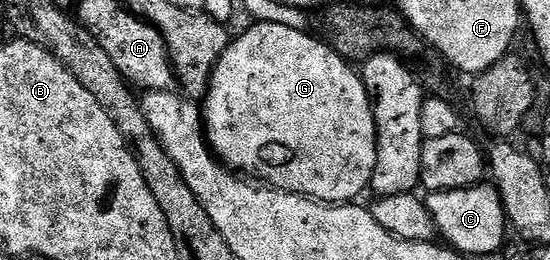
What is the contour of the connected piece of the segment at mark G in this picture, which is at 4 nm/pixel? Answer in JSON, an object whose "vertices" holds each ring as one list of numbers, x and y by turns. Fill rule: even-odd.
{"vertices":[[257,21,251,22,249,25,251,27,243,35,235,34,231,38,230,44,224,49,210,78,210,89,204,96,204,130,210,150,231,171,241,173,246,177,253,177,280,191,289,191,291,195,305,195,307,199,316,199,320,203,335,205,346,205,357,200,354,198,362,190,365,192,370,186,370,178,376,169,376,149,378,148,374,106,370,103,370,94,366,91,361,74,347,60,340,58,330,48,329,43,318,37,313,39,306,31,297,31,288,25]]}

